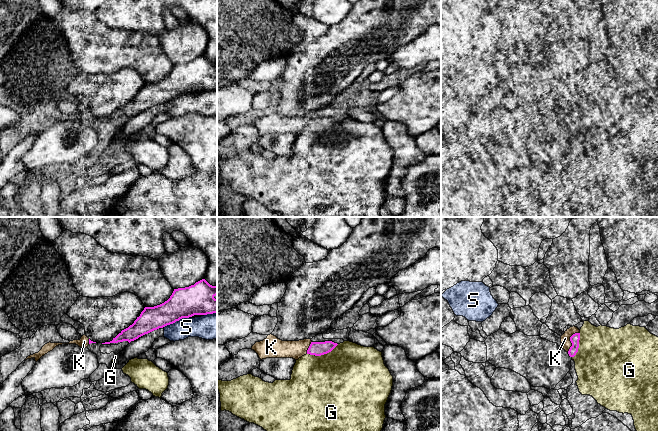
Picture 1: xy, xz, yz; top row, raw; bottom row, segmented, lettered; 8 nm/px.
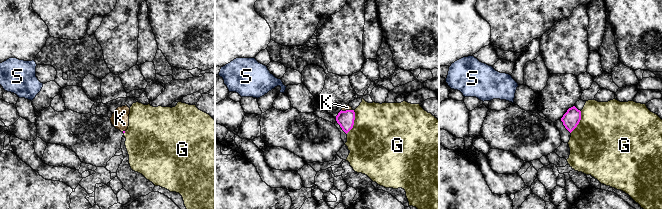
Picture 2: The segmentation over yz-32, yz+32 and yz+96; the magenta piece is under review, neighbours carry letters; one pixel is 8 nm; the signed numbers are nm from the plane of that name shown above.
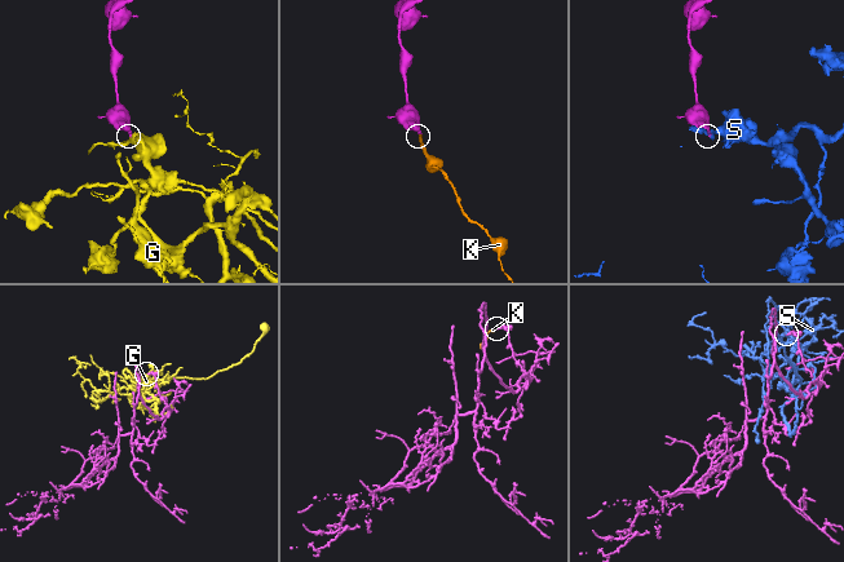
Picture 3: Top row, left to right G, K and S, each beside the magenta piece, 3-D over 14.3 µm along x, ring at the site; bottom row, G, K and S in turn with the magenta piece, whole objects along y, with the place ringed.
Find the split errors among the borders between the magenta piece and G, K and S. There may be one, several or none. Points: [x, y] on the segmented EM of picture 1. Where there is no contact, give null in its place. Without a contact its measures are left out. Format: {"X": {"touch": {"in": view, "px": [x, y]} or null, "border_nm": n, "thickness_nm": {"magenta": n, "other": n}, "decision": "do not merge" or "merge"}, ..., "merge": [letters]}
{"G": {"touch": {"in": "xz", "px": [322, 354]}, "border_nm": 260, "thickness_nm": {"magenta": 110, "other": 500}, "decision": "do not merge"}, "K": {"touch": {"in": "yz", "px": [570, 340]}, "border_nm": 190, "thickness_nm": {"magenta": 70, "other": 80}, "decision": "merge"}, "S": {"touch": {"in": "xy", "px": [176, 320]}, "border_nm": 220, "thickness_nm": {"magenta": 260, "other": 190}, "decision": "do not merge"}, "merge": ["K"]}

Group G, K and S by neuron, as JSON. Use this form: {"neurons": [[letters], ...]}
{"neurons": [["G"], ["K"], ["S"]]}

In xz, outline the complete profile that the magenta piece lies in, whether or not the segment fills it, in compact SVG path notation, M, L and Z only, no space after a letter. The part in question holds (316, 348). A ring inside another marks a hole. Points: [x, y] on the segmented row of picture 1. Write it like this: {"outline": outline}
{"outline": "M270 334L252 346L259 358L293 358L298 360L306 354L321 356L331 352L338 344L332 341L312 342L311 339L282 341Z"}

